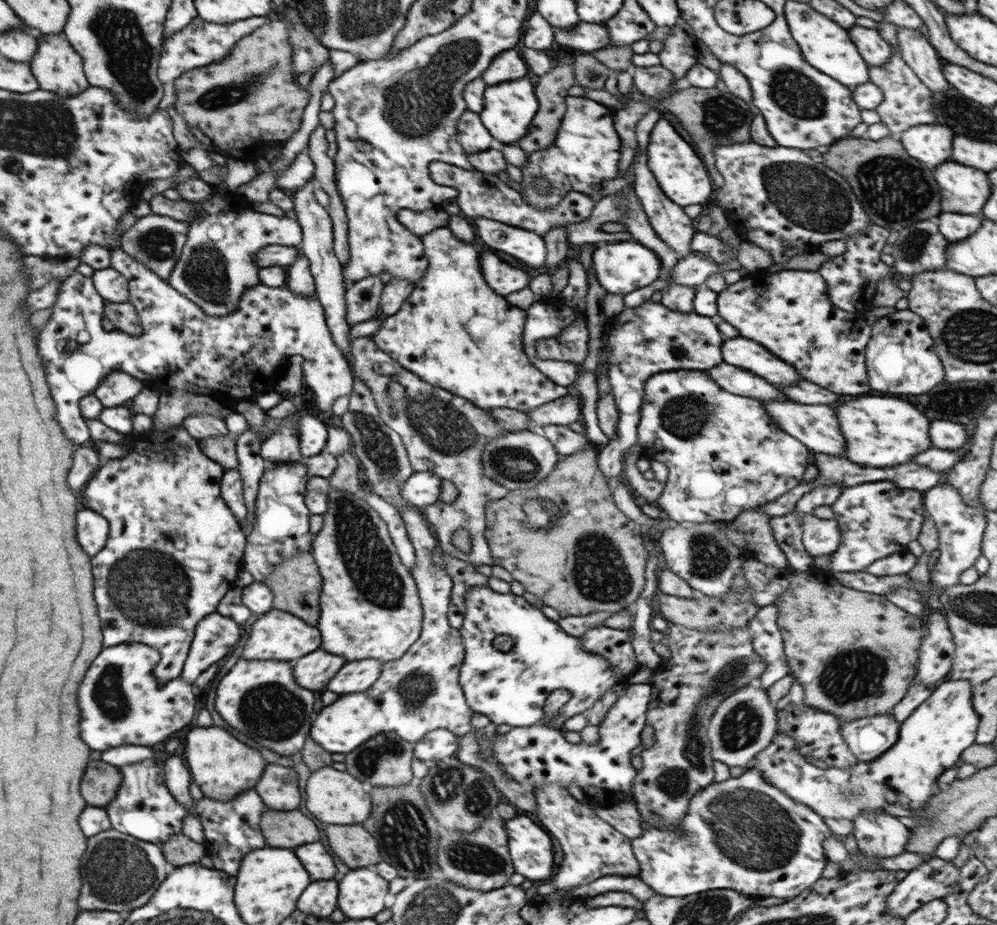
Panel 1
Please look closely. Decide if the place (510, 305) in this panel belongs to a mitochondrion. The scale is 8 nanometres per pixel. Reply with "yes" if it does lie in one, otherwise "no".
no

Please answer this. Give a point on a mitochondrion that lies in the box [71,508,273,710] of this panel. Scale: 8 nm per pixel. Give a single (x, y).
(144, 597)

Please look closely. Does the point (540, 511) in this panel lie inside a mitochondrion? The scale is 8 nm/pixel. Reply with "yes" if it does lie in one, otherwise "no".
yes

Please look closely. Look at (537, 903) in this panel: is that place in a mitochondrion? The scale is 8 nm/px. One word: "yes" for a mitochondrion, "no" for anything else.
no

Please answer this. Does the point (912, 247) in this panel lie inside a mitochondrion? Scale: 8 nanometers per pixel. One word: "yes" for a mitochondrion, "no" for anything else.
yes

